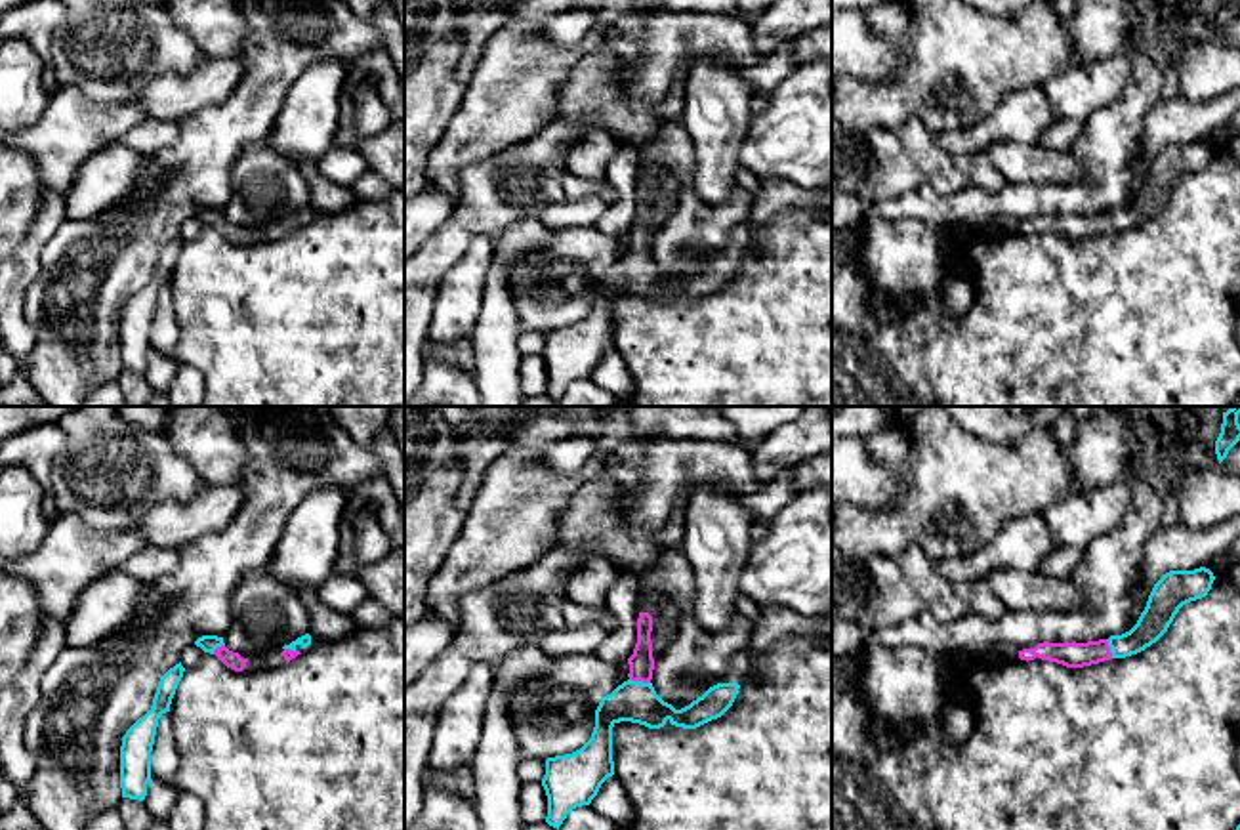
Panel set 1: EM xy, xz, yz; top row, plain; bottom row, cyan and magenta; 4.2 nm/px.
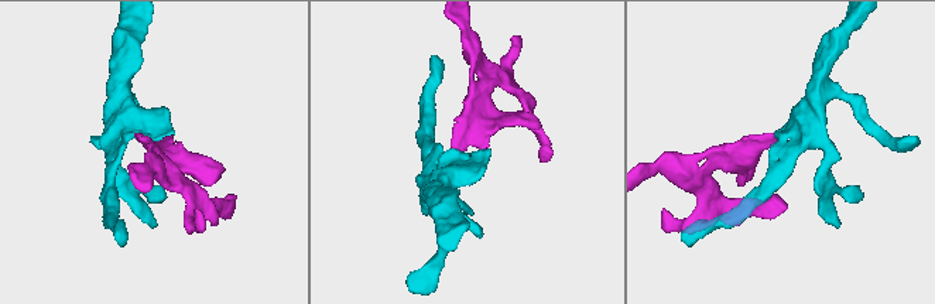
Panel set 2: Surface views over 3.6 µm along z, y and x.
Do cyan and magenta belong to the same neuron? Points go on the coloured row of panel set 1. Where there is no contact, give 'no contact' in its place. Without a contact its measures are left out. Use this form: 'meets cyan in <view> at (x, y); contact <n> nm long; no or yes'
meets cyan in xz at (640, 682); contact 90 nm long; yes

